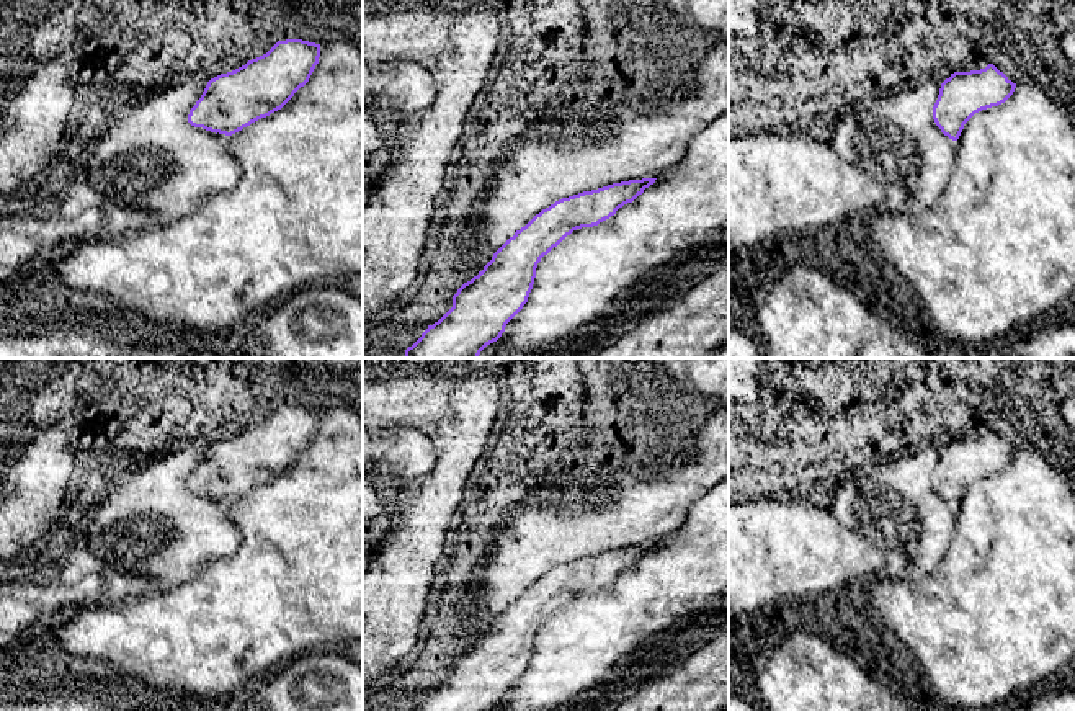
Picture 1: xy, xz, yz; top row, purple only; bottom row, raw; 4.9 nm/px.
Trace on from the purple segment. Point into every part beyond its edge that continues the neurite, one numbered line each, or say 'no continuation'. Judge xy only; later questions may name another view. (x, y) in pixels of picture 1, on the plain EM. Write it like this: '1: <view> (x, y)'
no continuation

